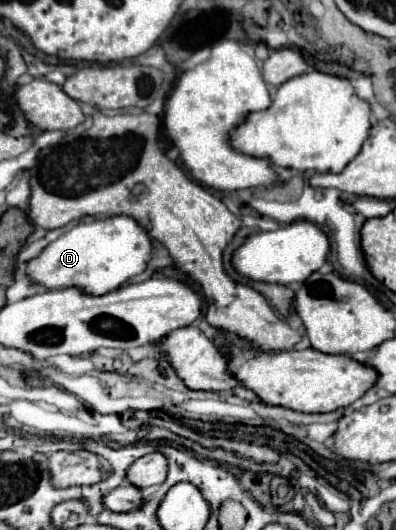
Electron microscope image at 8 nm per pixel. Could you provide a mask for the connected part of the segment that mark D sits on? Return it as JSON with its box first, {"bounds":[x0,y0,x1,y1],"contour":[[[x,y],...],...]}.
{"bounds":[29,216,153,294],"contour":[[[109,216],[93,222],[81,222],[67,234],[51,242],[35,260],[29,262],[33,282],[51,290],[79,286],[87,294],[107,294],[121,288],[133,276],[147,270],[153,254],[153,240],[147,230],[131,216]]]}

